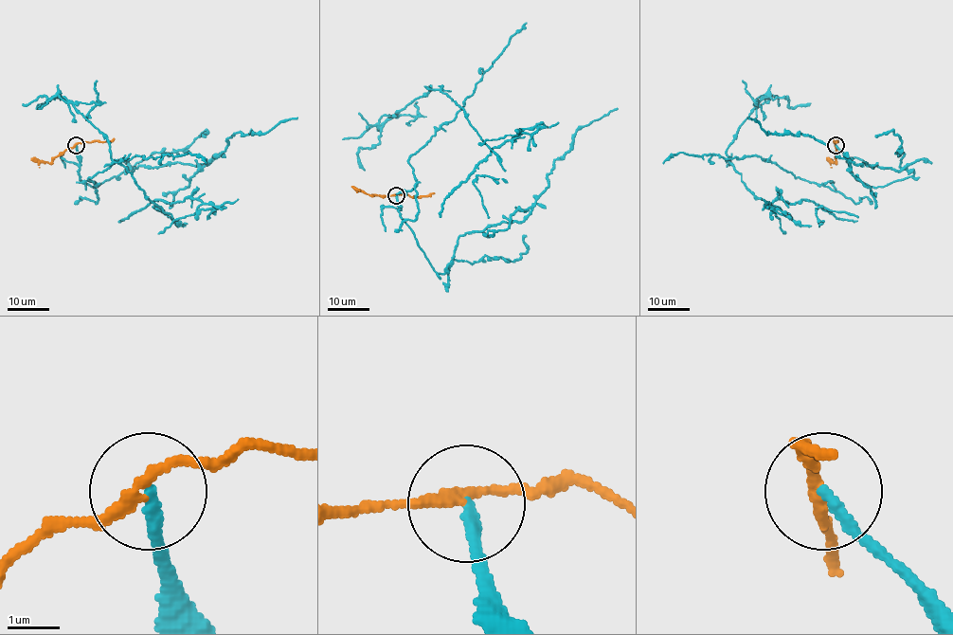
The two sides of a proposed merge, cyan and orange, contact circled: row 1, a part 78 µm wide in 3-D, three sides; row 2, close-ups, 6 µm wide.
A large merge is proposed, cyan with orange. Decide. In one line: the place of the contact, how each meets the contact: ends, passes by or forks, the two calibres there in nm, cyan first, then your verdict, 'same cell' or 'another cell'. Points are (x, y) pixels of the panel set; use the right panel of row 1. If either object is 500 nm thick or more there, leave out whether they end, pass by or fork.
(836, 145) | cyan ends | orange passes by | 220/190 nm | another cell

